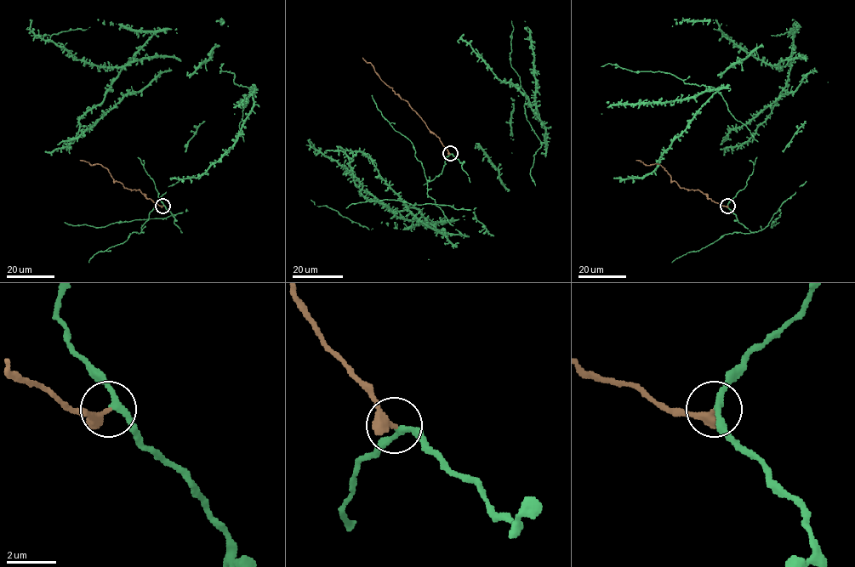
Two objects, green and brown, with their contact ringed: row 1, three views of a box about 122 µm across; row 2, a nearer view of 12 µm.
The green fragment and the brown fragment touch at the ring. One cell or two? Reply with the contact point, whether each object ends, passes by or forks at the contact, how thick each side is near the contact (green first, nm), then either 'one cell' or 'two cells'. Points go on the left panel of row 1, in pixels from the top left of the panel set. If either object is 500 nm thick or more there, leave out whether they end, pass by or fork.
at (162, 206); green passes by; brown ends there; 220 nm thick on the green side, 460 nm on the other; two cells

